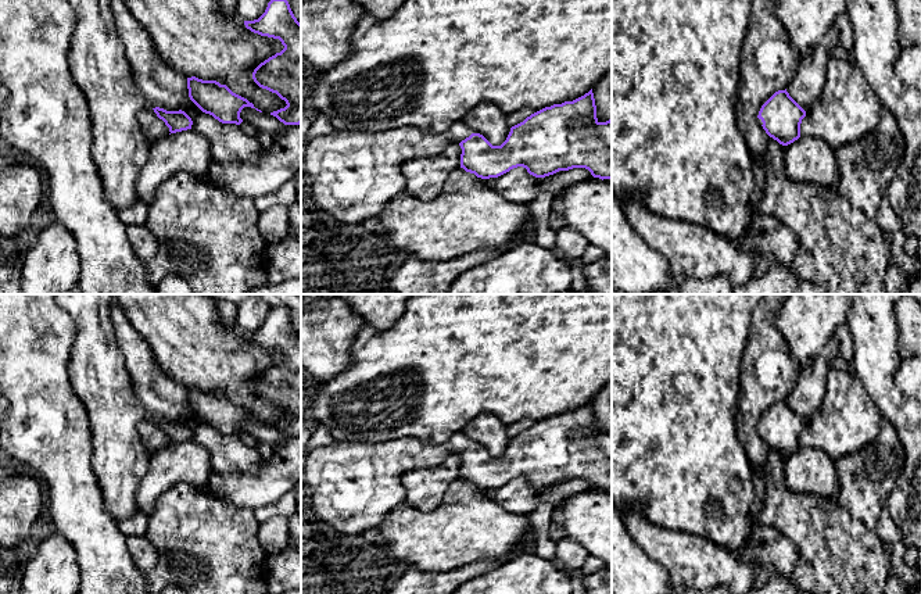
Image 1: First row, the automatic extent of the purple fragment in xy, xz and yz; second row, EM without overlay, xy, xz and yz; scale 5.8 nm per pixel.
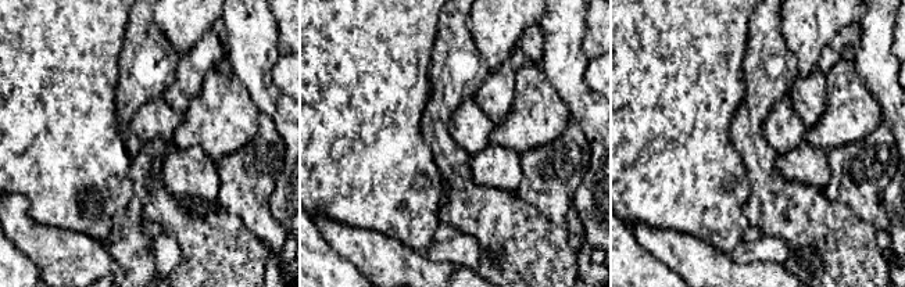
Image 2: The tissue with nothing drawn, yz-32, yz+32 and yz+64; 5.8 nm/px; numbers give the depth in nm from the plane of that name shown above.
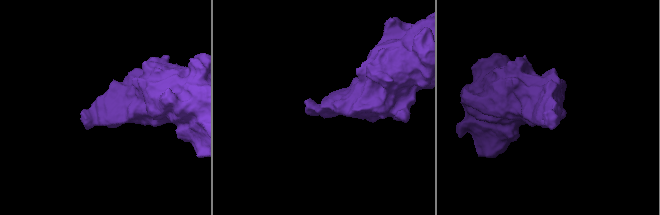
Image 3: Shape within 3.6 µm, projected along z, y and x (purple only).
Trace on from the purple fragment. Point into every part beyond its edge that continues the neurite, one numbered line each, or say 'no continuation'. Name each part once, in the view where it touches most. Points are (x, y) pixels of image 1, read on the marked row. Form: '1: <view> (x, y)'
1: xz (354, 174)

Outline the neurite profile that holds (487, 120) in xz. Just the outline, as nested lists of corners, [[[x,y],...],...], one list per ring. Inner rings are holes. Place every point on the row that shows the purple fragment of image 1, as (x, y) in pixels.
[[[490,103],[472,108],[463,122],[474,133],[483,135],[492,146],[501,146],[510,132],[506,114]]]

